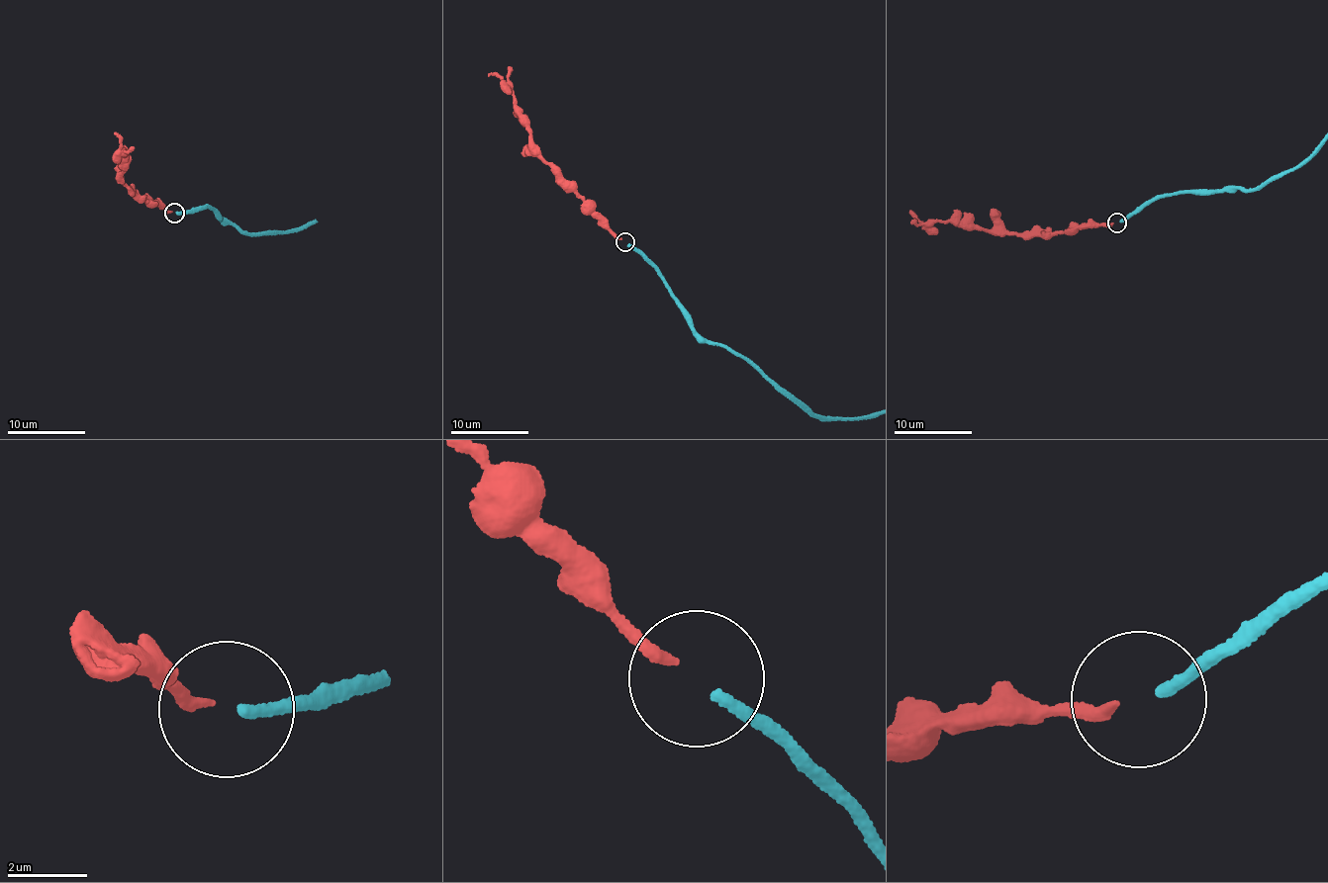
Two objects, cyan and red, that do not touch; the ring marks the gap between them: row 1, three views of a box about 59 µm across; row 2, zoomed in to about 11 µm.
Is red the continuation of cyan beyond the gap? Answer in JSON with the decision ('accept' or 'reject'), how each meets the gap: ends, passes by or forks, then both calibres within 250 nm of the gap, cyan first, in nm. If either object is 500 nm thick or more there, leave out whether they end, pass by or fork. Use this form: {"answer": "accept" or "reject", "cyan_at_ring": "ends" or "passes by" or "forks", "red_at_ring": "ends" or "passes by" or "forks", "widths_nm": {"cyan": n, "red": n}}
{"answer": "reject", "cyan_at_ring": "ends", "red_at_ring": "ends", "widths_nm": {"cyan": 280, "red": 280}}

